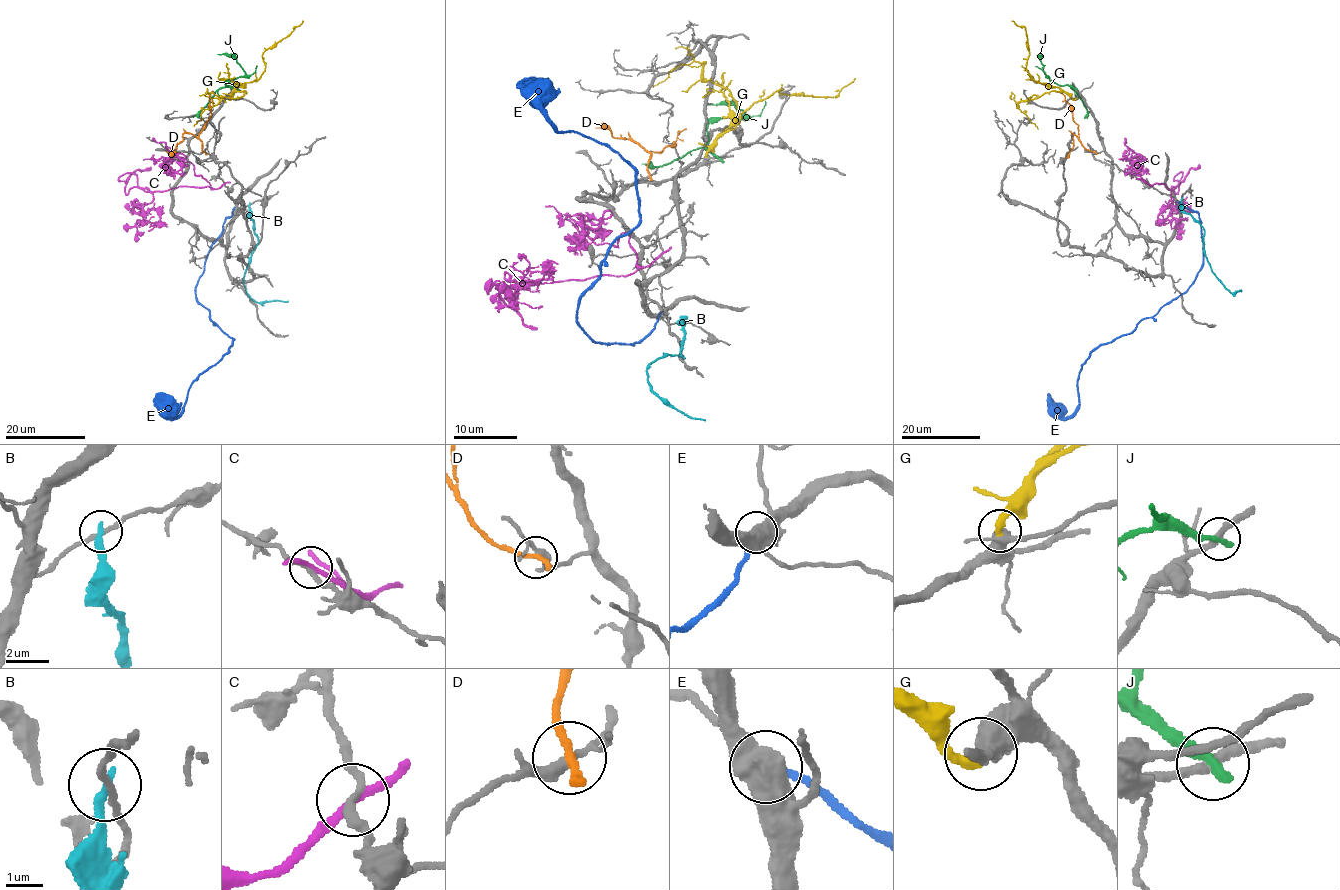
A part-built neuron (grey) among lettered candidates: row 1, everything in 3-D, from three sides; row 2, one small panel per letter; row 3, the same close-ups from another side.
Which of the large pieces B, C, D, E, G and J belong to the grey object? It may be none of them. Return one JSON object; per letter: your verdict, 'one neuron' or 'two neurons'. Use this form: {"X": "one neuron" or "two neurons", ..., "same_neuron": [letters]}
{"B": "two neurons", "C": "two neurons", "D": "two neurons", "E": "one neuron", "G": "one neuron", "J": "two neurons", "same_neuron": ["E", "G"]}

